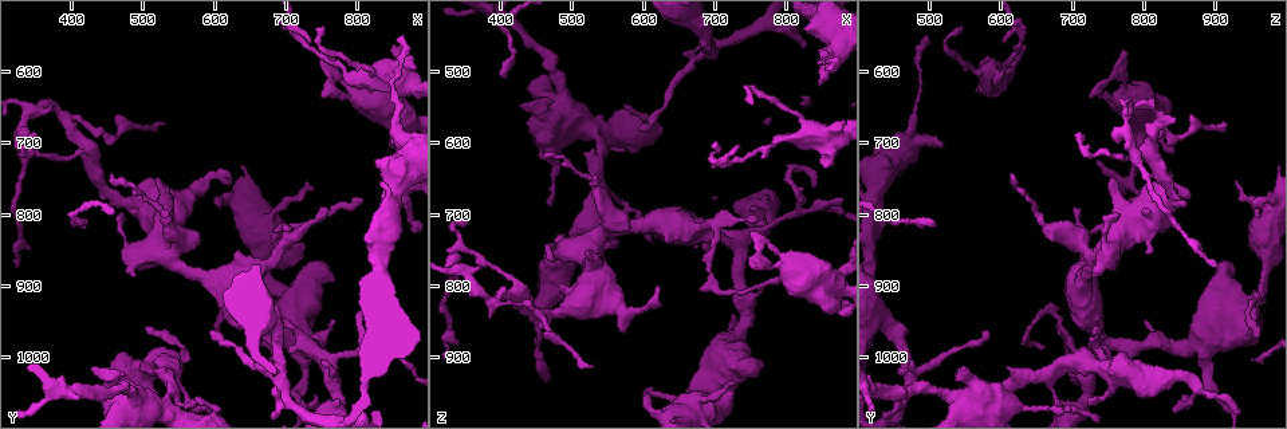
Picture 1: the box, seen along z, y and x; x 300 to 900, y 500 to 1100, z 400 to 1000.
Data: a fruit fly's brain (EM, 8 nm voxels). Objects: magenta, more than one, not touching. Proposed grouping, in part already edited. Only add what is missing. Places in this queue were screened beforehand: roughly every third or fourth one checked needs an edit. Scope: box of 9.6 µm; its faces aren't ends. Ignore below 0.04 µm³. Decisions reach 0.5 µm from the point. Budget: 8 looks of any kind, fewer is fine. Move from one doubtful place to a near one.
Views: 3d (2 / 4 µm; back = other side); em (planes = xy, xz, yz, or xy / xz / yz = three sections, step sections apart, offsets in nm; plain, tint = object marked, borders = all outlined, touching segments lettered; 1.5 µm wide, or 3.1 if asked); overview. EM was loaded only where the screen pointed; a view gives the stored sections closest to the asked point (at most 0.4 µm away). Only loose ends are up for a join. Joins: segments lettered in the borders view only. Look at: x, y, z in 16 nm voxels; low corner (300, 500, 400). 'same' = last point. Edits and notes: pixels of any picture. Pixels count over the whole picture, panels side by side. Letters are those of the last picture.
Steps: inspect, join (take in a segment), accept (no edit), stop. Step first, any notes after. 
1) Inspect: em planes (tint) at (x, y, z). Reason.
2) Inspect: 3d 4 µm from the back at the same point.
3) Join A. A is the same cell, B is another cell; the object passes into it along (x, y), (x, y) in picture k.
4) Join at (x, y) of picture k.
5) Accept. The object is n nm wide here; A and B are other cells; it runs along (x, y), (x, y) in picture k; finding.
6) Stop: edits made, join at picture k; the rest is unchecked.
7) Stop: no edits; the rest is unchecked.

Inspect: em planes (borders) at (620, 750, 800). An open end.

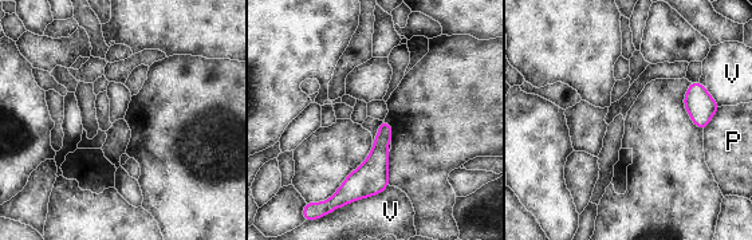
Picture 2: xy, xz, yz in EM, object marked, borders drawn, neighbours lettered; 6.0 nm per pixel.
Accept. P and V are other cells; no lettered segment goes on from it.

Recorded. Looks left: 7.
Inspect: em planes (borders) at (635, 855, 745). Stops while still wide.

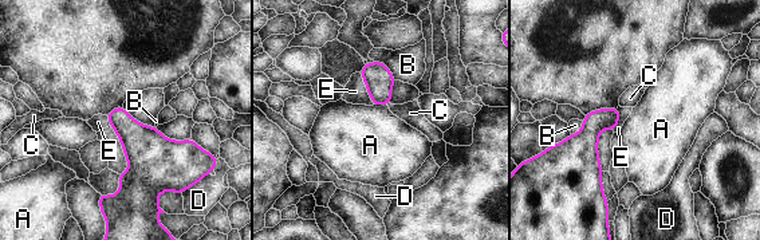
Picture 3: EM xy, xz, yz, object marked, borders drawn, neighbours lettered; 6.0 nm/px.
Accept. A, B, C, D and E are other cells; a border runs along (373, 103), (386, 105) in picture 3; none of them fits.

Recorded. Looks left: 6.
Inspect: em planes (borders) at (750, 635, 725). Branch stops here.

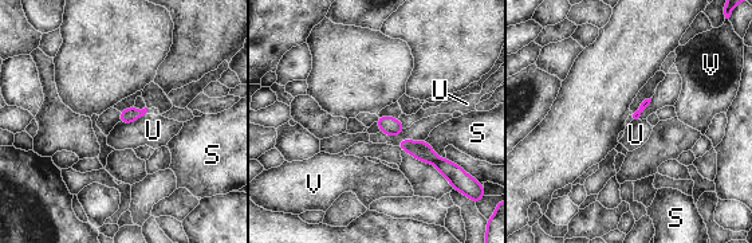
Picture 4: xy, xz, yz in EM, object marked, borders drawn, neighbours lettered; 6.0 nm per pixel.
Accept. S, U and V are other cells; a border runs along (146, 112), (134, 121), (119, 122) in picture 4; none of them fits.

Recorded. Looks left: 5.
Stop: no edits; the rest is unchecked.

